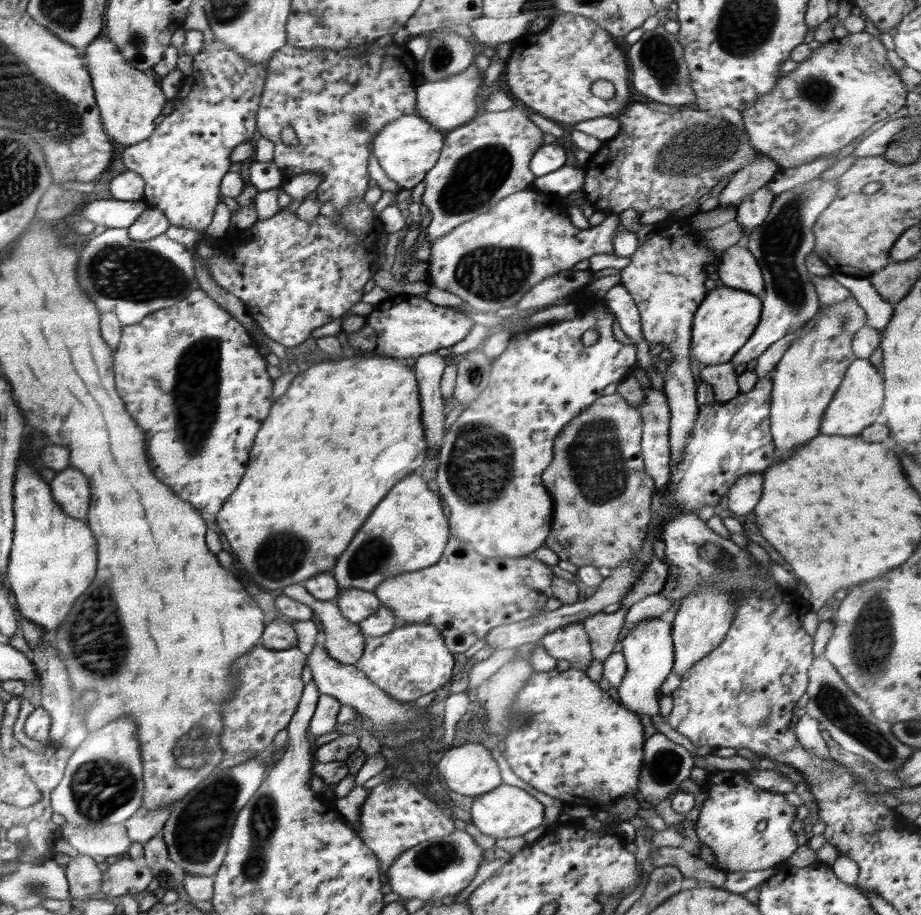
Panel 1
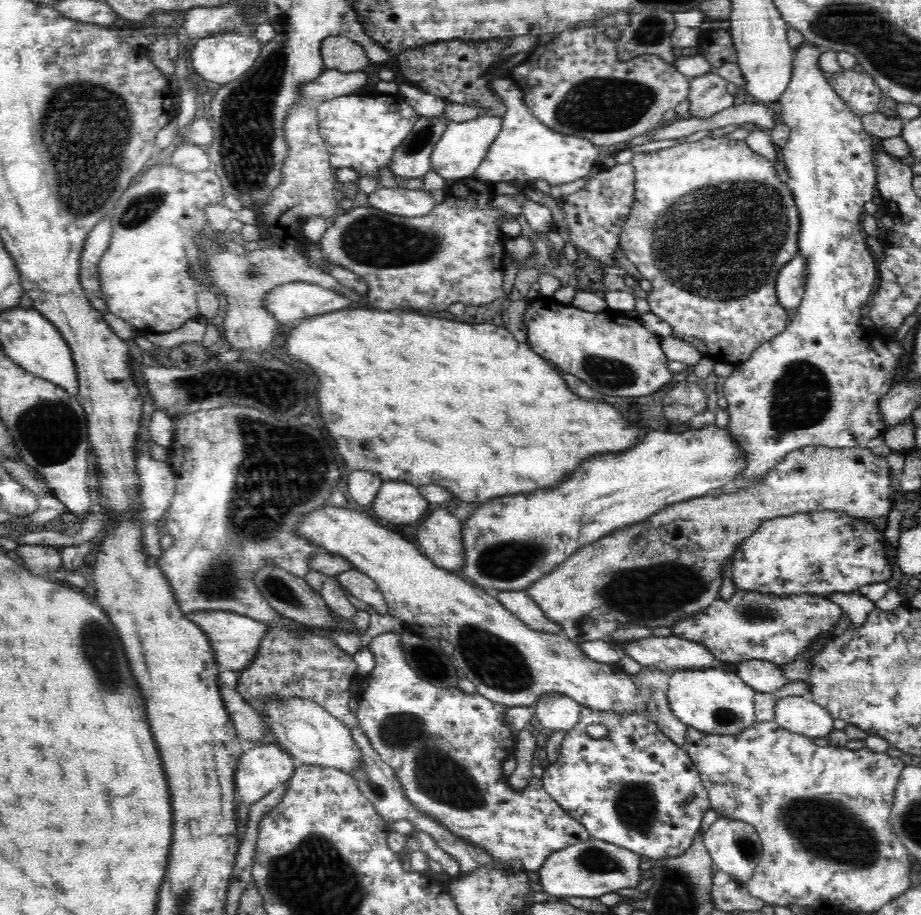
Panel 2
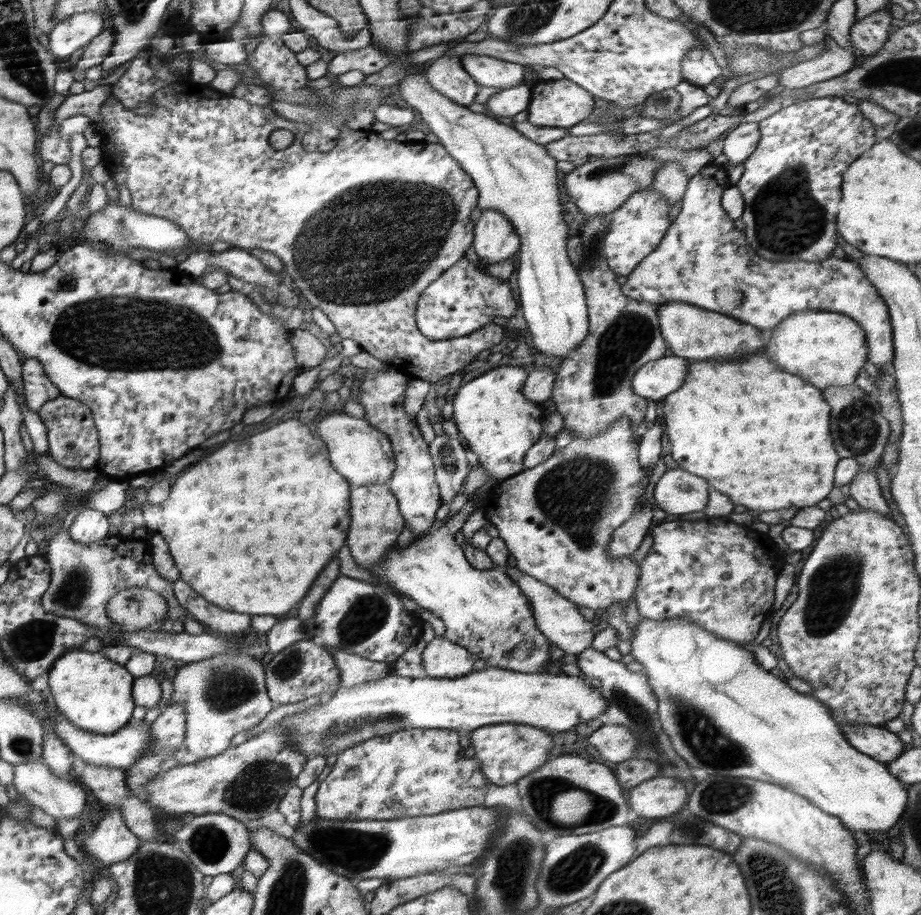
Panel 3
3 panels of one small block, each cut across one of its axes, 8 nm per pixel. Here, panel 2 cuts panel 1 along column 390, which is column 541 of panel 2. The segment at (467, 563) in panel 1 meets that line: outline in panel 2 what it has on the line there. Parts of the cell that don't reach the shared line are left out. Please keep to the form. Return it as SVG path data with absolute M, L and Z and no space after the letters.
M804 446L793 450L776 464L764 481L740 491L705 495L667 506L665 510L627 528L598 538L592 545L578 550L568 562L533 582L527 593L543 610L544 617L560 625L562 632L578 644L607 639L622 626L637 625L671 629L681 619L694 617L719 598L724 578L721 564L731 561L740 542L748 538L762 523L797 513L838 511L858 519L886 517L903 494L890 480L890 467L885 458L864 447L832 448Z

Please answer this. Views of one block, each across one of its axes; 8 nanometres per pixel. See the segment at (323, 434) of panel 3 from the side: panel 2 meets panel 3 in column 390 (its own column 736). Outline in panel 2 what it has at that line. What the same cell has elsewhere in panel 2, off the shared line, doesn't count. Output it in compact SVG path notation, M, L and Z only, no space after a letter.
M715 424L706 425L701 429L687 430L682 434L670 434L670 432L650 432L642 442L640 446L634 446L630 450L624 450L624 452L616 452L616 454L596 454L588 460L582 462L582 466L576 468L574 474L568 476L568 480L564 480L562 484L554 486L554 488L546 488L546 490L536 490L532 494L516 494L516 496L502 496L498 498L492 498L490 502L484 502L480 504L474 513L461 522L462 524L462 538L464 541L464 565L462 569L462 576L466 576L468 580L475 582L480 588L484 590L490 590L490 588L496 588L500 591L511 590L526 590L533 582L542 578L545 574L548 574L551 570L554 570L558 565L562 565L568 558L572 557L578 550L581 550L584 546L592 545L592 542L596 542L598 538L602 538L612 532L627 528L632 524L641 522L642 520L652 517L654 514L660 513L665 510L667 506L689 499L698 497L704 497L705 495L718 492L718 490L727 487L732 480L734 480L738 473L744 468L745 454L739 450L737 442L731 438L731 434L727 429L720 429Z

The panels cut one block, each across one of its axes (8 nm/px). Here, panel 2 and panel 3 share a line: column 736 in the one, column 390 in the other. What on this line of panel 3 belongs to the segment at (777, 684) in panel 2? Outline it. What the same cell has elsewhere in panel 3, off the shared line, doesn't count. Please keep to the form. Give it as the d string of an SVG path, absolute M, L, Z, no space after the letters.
M327 647L333 656L335 663L339 666L340 682L342 688L352 688L365 682L374 682L386 678L391 672L387 662L376 662L362 658L356 654L348 654L341 650Z

